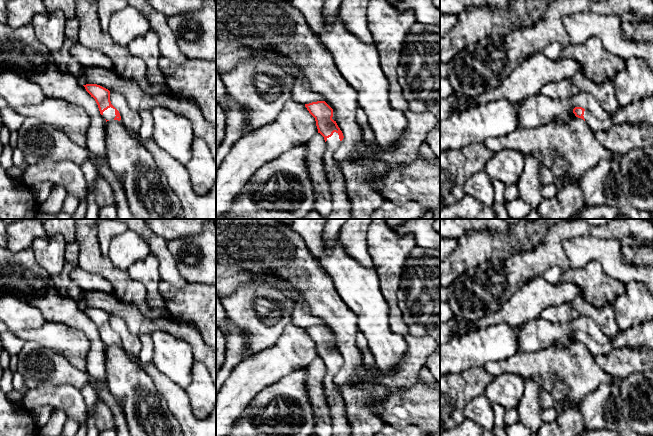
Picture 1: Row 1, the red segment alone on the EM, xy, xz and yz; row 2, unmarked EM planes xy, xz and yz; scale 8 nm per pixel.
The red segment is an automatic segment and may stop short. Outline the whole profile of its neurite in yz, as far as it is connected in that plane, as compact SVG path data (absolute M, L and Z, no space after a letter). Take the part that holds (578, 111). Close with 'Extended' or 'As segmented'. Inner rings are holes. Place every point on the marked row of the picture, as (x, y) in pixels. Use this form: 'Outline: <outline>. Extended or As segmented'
Outline: M653 94L627 106L619 106L609 119L603 121L596 119L582 107L575 107L573 113L576 117L583 119L593 132L609 130L614 125L624 123L653 125Z. Extended

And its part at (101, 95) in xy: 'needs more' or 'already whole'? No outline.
needs more

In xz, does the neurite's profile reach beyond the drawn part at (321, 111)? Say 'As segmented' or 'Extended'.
Extended

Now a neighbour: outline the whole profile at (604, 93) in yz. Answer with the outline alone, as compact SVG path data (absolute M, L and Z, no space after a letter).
M580 70L570 77L570 80L578 92L592 95L606 112L612 114L619 108L613 82L595 83Z

